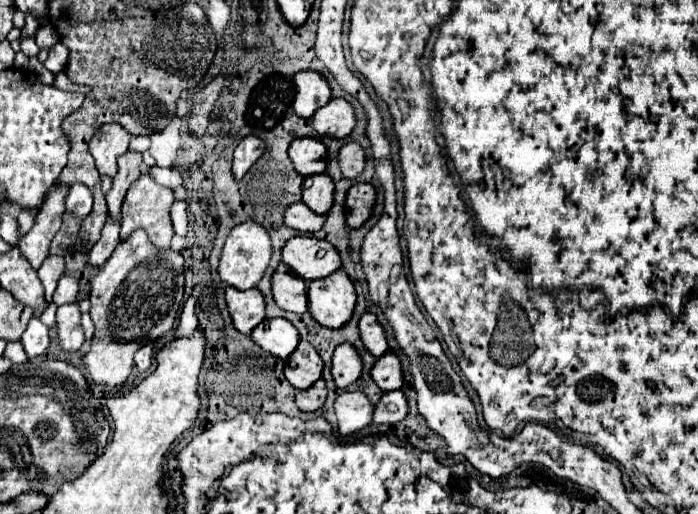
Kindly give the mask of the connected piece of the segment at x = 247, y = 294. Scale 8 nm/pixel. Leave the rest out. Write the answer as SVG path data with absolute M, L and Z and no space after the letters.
M227 287L225 299L233 317L233 325L239 333L249 335L255 329L255 325L259 325L265 319L265 299L259 289L239 291L235 287Z

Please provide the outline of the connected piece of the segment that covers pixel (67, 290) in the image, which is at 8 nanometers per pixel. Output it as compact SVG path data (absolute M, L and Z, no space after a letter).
M61 279L61 283L57 285L57 289L55 289L55 295L53 295L53 303L55 305L63 305L63 303L69 303L69 297L75 297L75 293L71 291L71 287L73 287L73 283L69 281L69 279Z

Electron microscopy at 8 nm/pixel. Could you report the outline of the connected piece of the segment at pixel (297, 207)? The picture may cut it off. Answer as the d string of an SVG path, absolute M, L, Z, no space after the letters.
M295 203L285 211L285 225L301 233L315 233L325 225L325 215L311 211L305 203Z

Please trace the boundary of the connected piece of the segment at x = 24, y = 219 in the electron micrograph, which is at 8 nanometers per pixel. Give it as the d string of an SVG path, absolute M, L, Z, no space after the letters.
M21 211L17 221L19 221L19 239L23 239L23 235L29 233L29 229L35 223L35 213L33 211Z

